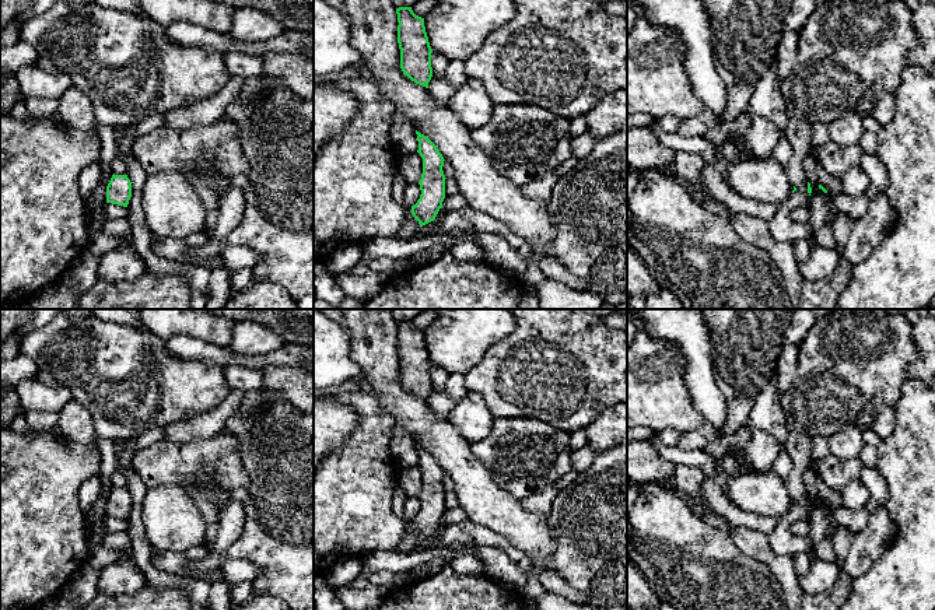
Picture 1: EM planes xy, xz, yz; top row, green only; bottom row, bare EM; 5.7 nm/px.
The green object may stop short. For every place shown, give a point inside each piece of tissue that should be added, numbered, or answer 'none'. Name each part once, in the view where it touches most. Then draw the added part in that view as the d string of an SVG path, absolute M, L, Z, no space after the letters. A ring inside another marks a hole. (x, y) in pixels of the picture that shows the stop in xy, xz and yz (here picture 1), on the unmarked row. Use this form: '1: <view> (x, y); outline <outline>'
none

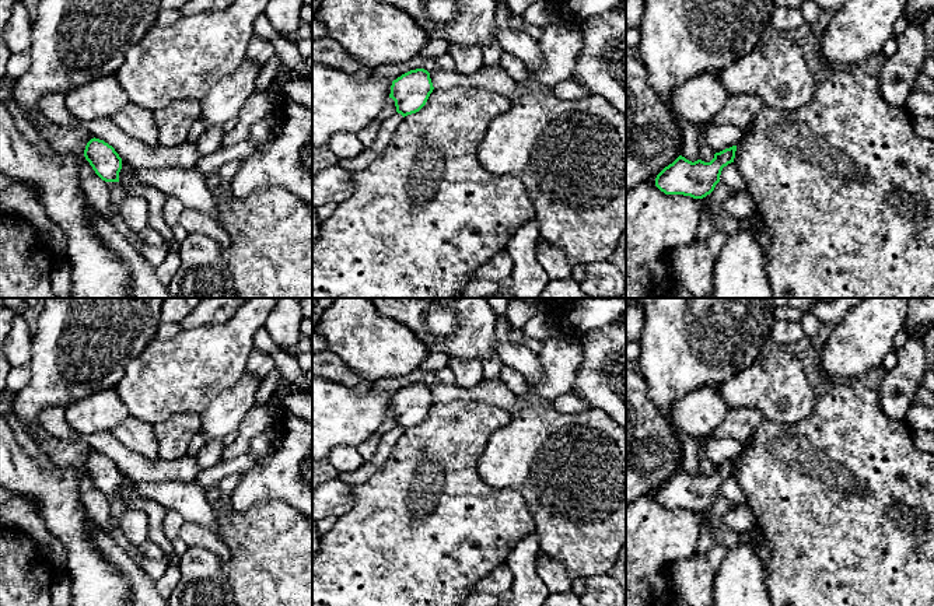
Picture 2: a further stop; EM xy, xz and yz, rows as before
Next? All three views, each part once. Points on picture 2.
none

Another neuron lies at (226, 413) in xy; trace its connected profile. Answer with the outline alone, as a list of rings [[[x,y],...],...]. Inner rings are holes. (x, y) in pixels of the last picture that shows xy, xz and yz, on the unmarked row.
[[[245,371],[237,383],[218,395],[200,413],[200,431],[206,442],[223,439],[227,434],[238,430],[245,414],[253,407],[259,385],[260,381]]]

